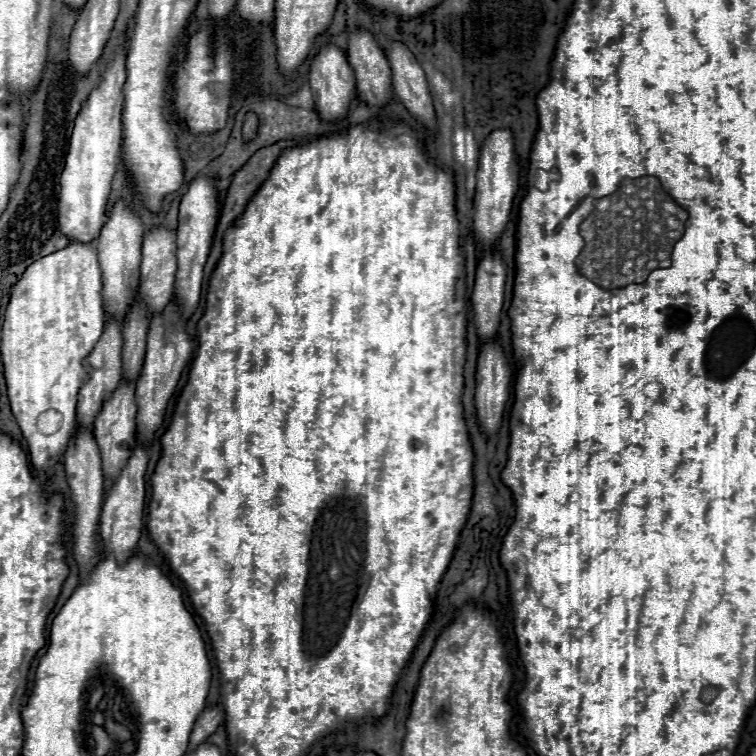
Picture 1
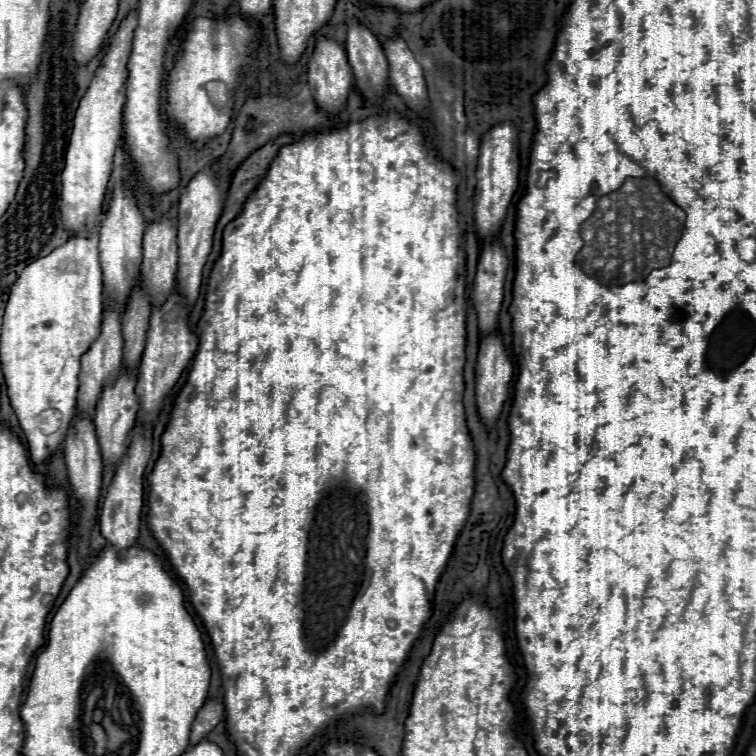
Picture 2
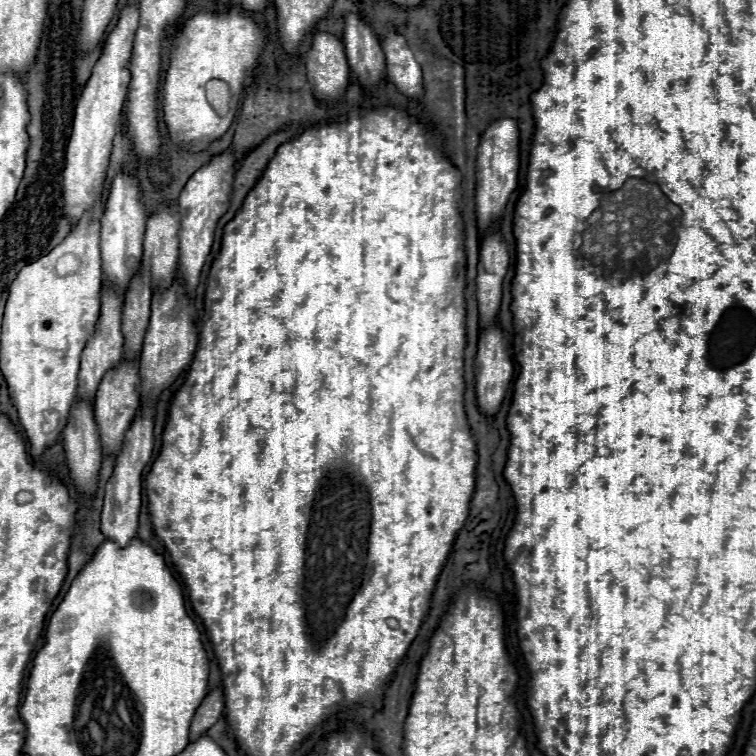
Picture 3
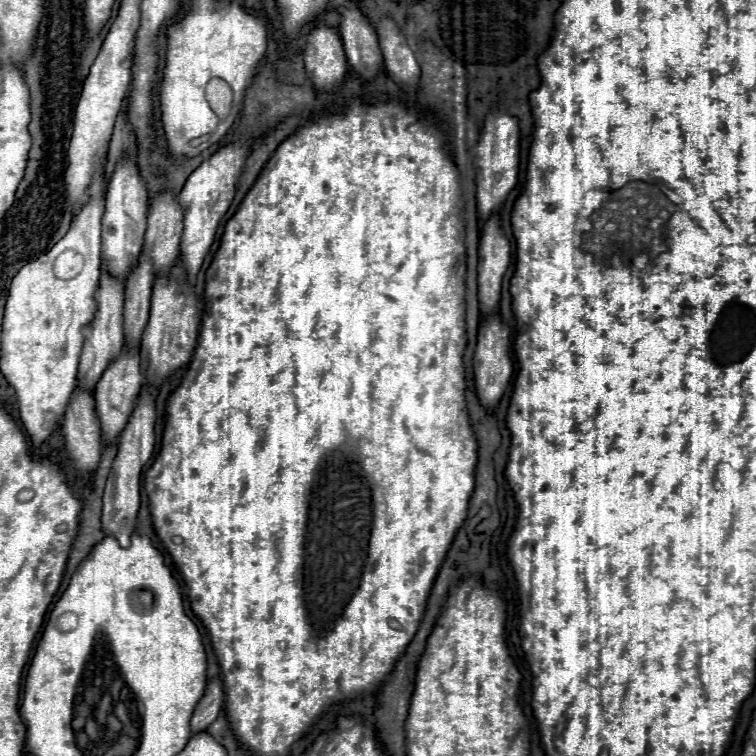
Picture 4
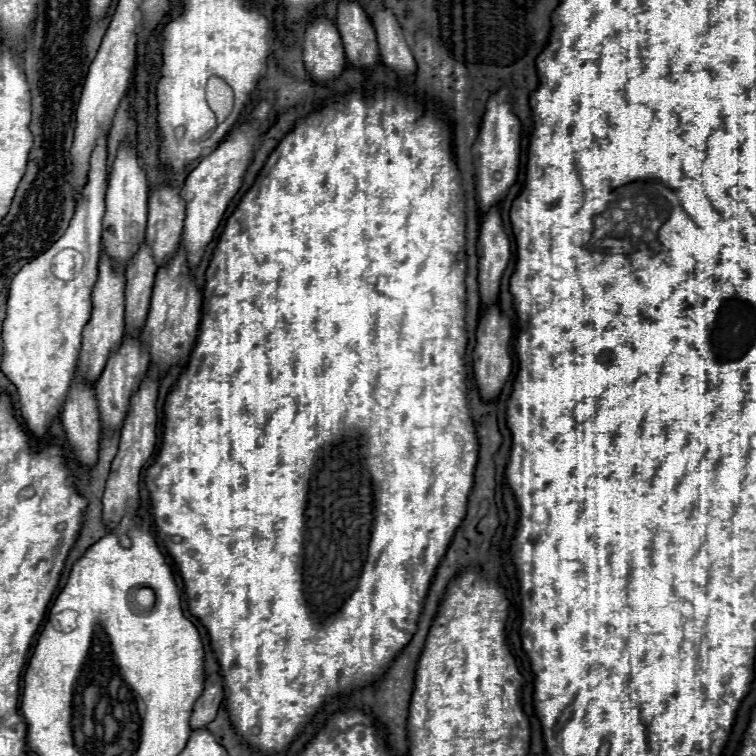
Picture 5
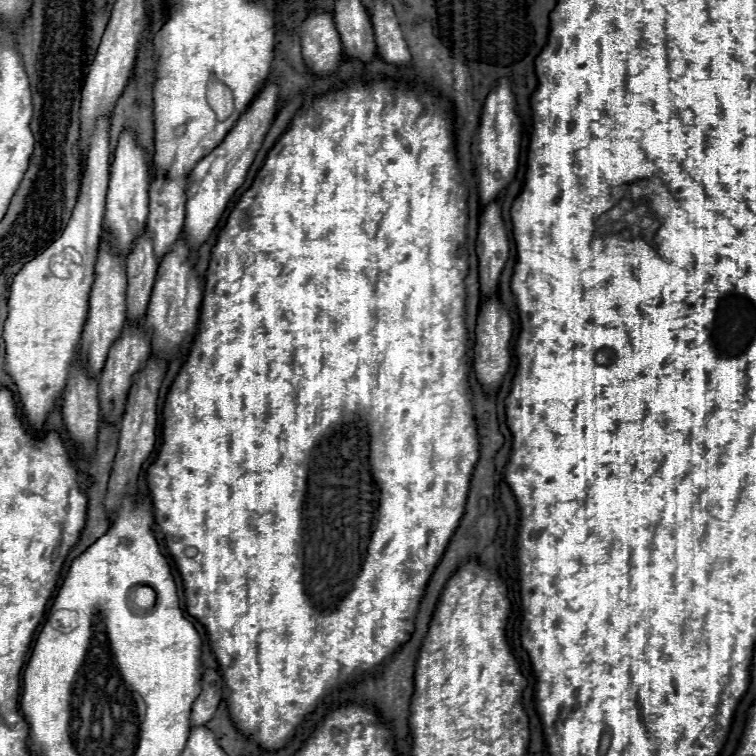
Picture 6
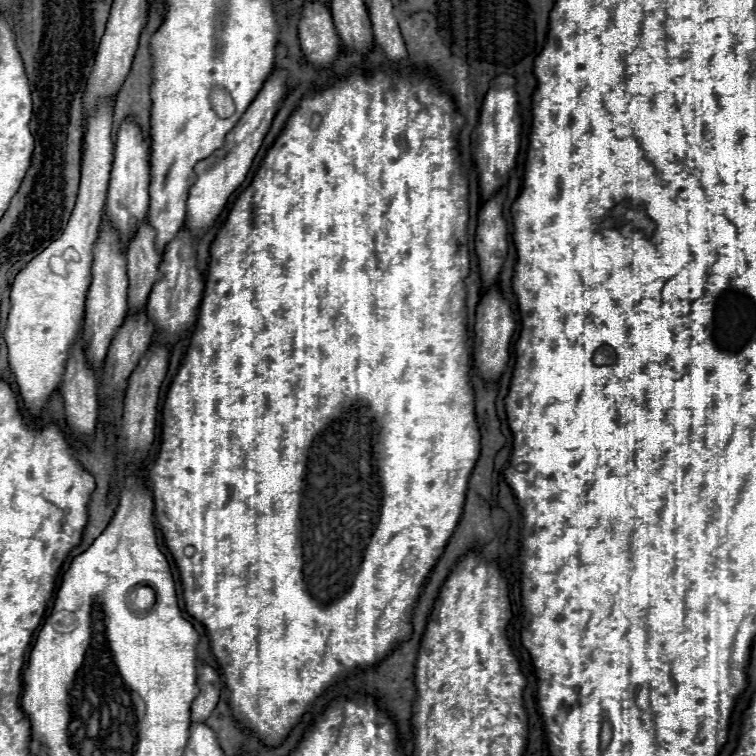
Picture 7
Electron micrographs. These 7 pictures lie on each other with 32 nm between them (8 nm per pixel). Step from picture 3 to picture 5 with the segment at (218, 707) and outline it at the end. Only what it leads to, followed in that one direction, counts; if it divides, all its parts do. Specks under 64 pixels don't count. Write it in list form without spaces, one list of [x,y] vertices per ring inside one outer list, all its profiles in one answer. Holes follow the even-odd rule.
[[[212,674],[206,678],[204,682],[204,692],[198,698],[198,702],[194,704],[194,712],[190,718],[190,726],[194,728],[206,728],[210,724],[210,720],[214,720],[220,704],[224,700],[222,694],[222,676]]]

